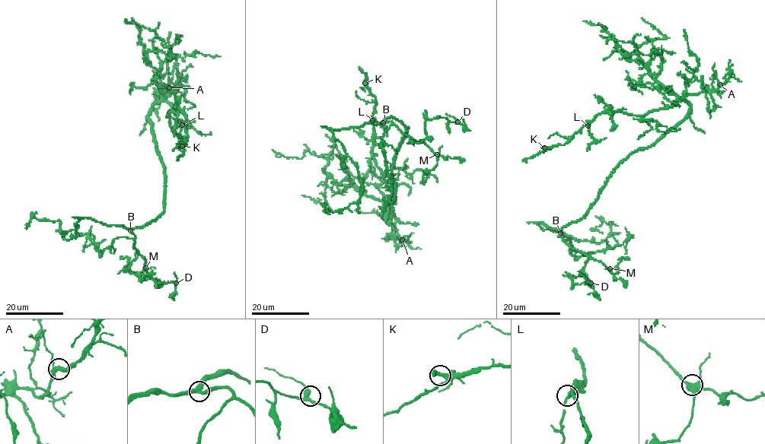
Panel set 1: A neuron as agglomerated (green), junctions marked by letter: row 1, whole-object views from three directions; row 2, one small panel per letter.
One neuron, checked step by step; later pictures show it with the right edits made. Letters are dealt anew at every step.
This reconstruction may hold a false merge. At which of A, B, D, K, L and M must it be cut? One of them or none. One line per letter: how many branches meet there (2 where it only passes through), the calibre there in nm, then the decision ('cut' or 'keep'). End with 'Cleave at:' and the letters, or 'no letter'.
A: branches 3; calibre 320 nm; keep
B: branches 3; calibre 360 nm; keep
D: branches 3; calibre 340 nm; keep
K: branches 3; calibre 320 nm; keep
L: branches 3; calibre 360 nm; keep
M: branches 3; calibre 400 nm; keep
Cleave at: no letter

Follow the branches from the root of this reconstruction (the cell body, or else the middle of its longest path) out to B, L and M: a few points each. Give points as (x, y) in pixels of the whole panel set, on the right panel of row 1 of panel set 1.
B: (616, 167), (597, 200), (584, 216), (559, 229), (560, 233)
L: (616, 167), (679, 124), (688, 115), (687, 103), (677, 98), (671, 106), (645, 115), (606, 109), (588, 125)
M: (616, 167), (597, 200), (584, 216), (559, 229), (562, 239), (570, 246), (610, 268)

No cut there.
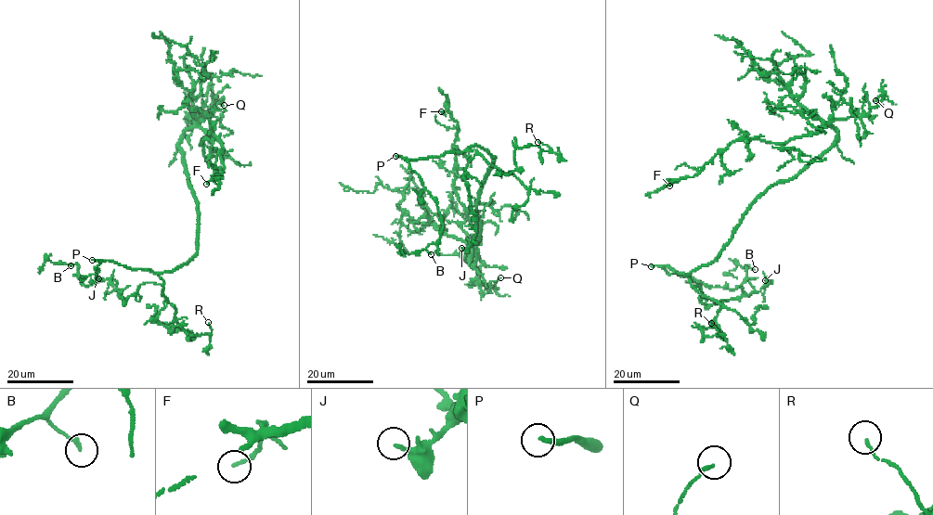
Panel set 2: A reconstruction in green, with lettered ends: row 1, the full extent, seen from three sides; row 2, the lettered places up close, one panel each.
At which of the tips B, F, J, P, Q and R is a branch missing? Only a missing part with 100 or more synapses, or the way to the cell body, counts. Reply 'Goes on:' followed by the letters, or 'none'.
Goes on: P

